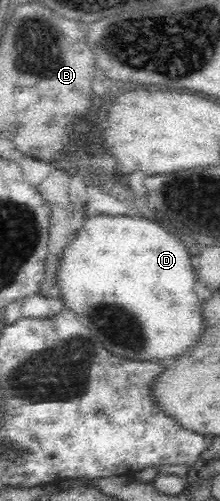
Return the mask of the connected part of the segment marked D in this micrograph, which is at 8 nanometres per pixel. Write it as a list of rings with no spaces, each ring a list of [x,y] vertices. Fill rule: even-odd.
[[[94,214],[89,218],[86,218],[81,225],[81,228],[76,232],[76,235],[71,239],[71,243],[63,253],[63,258],[61,259],[61,264],[59,265],[57,271],[57,281],[58,285],[61,289],[61,298],[63,298],[63,302],[67,305],[78,317],[78,321],[82,325],[85,325],[95,337],[96,341],[100,342],[104,348],[108,350],[108,352],[120,357],[124,358],[124,360],[132,360],[132,361],[162,361],[162,359],[166,359],[166,357],[172,357],[172,359],[176,359],[176,357],[182,357],[186,351],[190,351],[188,347],[194,347],[196,343],[198,343],[198,339],[200,339],[200,335],[204,333],[204,319],[202,319],[202,313],[200,313],[200,299],[196,297],[196,293],[194,293],[194,267],[192,267],[192,263],[190,263],[190,253],[188,253],[188,249],[186,246],[182,245],[174,235],[170,235],[170,230],[166,225],[162,225],[160,221],[164,221],[164,219],[157,221],[150,221],[147,218],[144,218],[144,215],[140,217],[128,217],[128,216],[107,216],[104,214]]]

